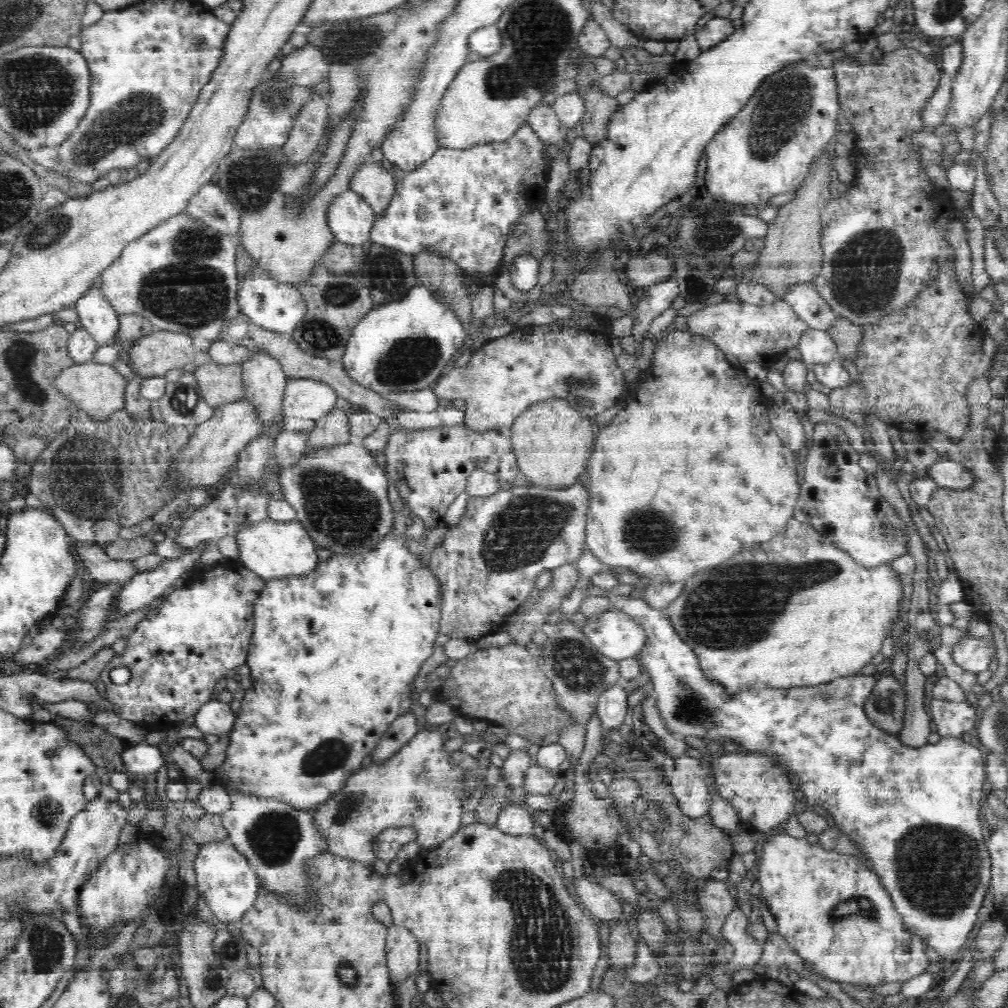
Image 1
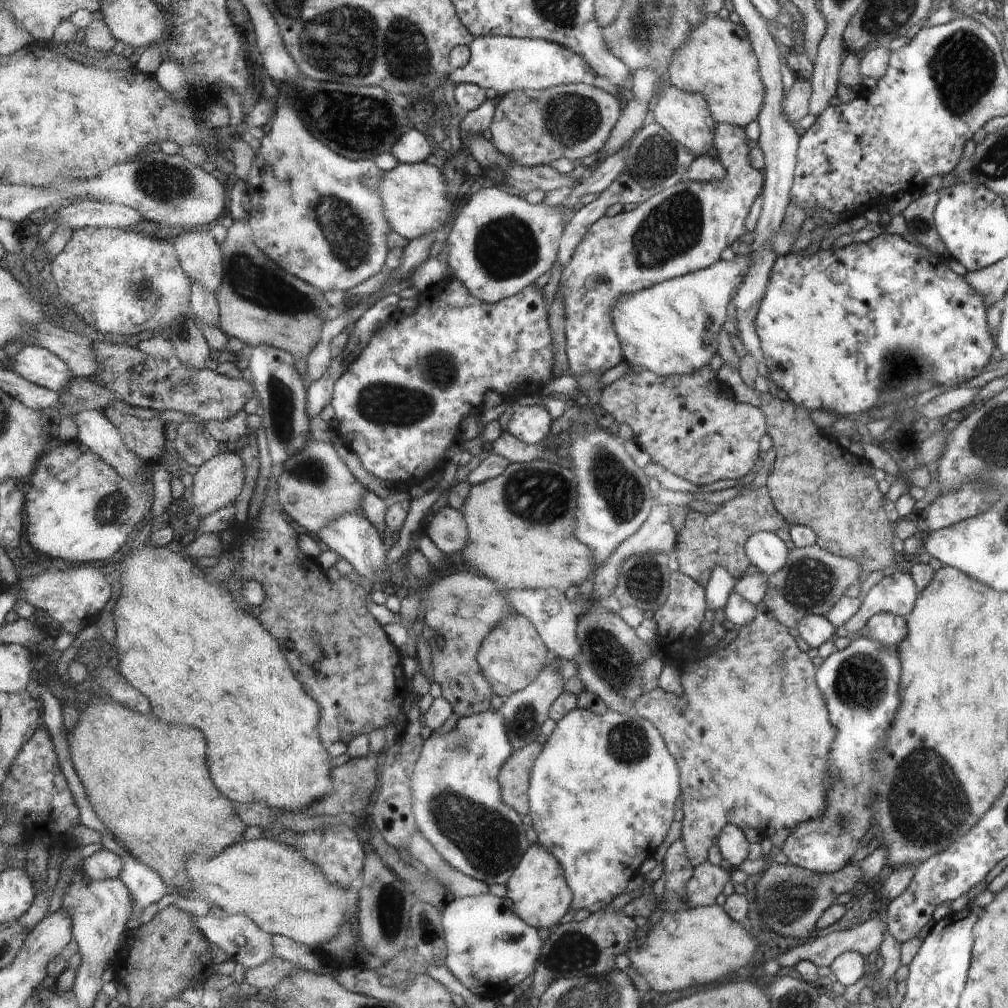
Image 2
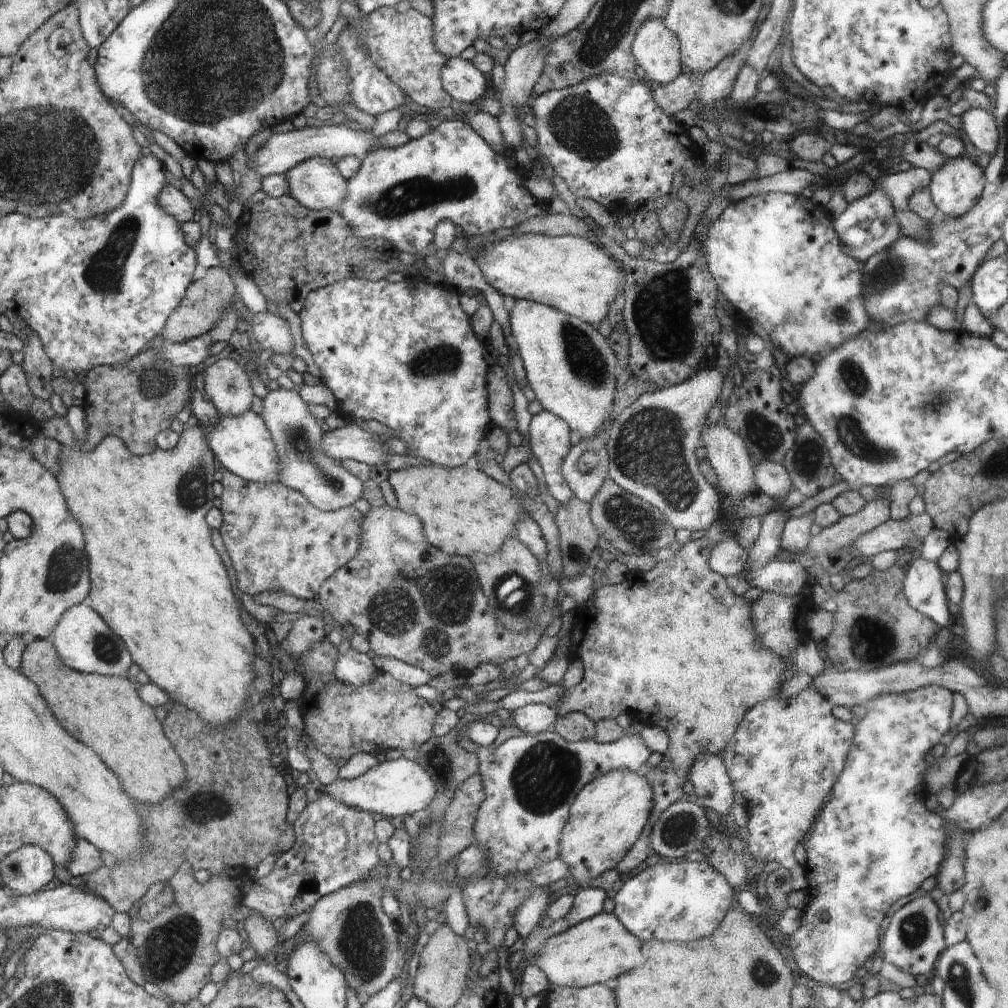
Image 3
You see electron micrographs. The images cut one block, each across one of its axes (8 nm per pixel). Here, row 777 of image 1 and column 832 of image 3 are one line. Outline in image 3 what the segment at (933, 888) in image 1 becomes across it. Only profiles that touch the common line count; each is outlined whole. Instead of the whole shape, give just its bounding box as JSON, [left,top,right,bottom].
[787,685,952,987]

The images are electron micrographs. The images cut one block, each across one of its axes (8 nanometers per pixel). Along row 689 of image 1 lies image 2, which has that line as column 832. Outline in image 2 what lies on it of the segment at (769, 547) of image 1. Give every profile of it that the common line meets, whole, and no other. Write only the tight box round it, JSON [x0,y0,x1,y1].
[633,603,836,870]

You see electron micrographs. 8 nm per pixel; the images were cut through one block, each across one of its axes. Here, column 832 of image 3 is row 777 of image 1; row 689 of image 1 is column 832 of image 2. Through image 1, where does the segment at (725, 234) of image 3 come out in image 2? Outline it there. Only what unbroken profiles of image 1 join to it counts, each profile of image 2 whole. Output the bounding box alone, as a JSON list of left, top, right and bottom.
[756,233,996,415]

